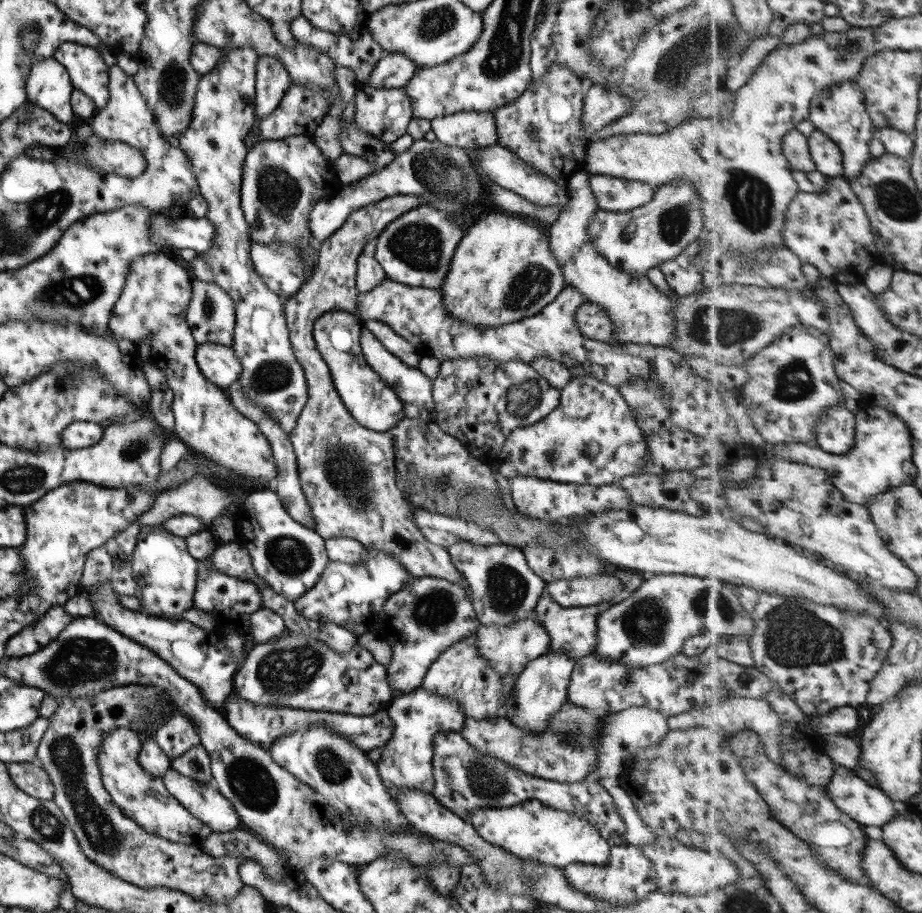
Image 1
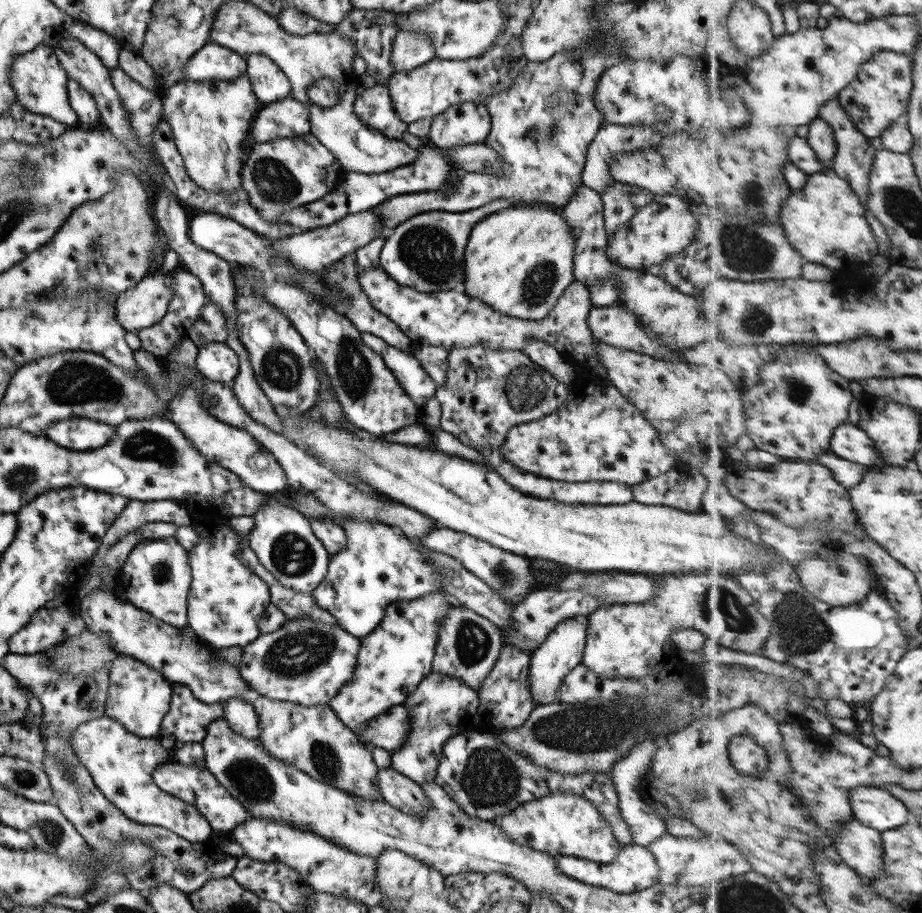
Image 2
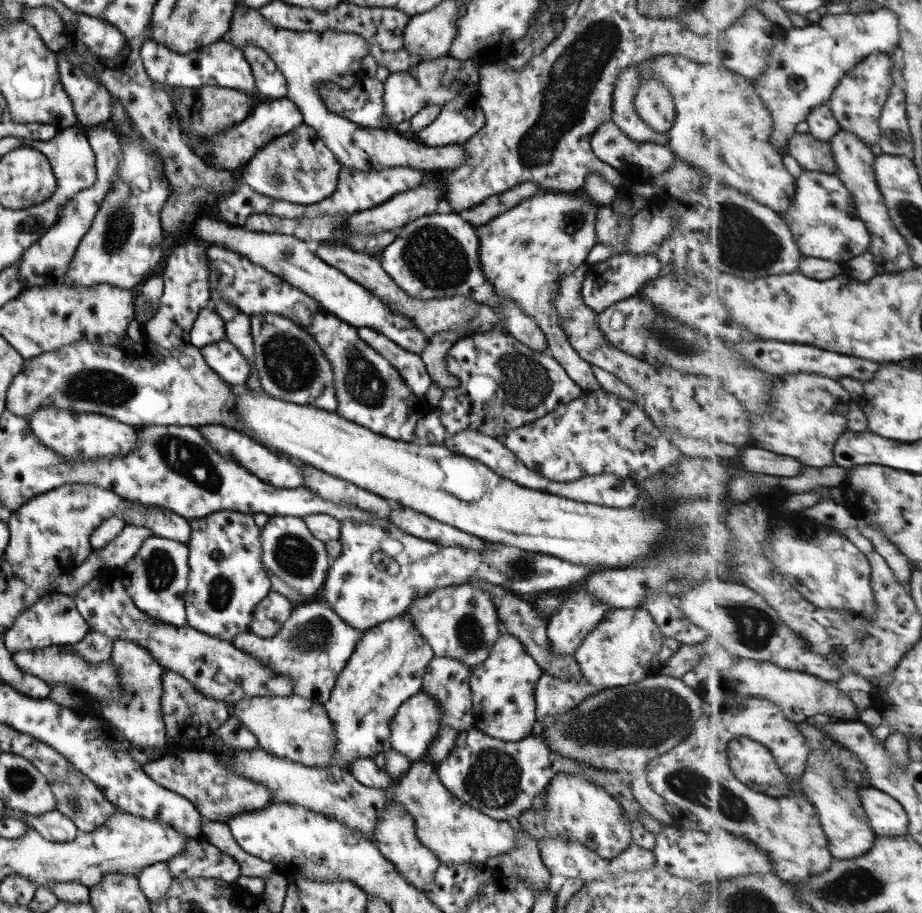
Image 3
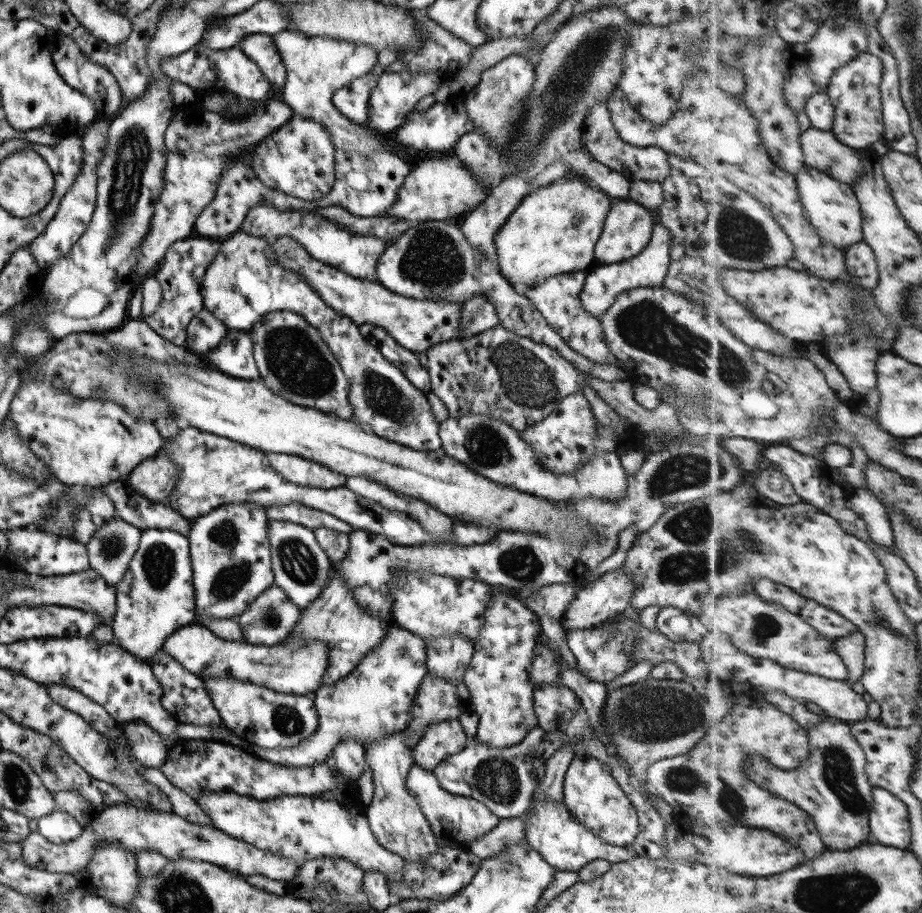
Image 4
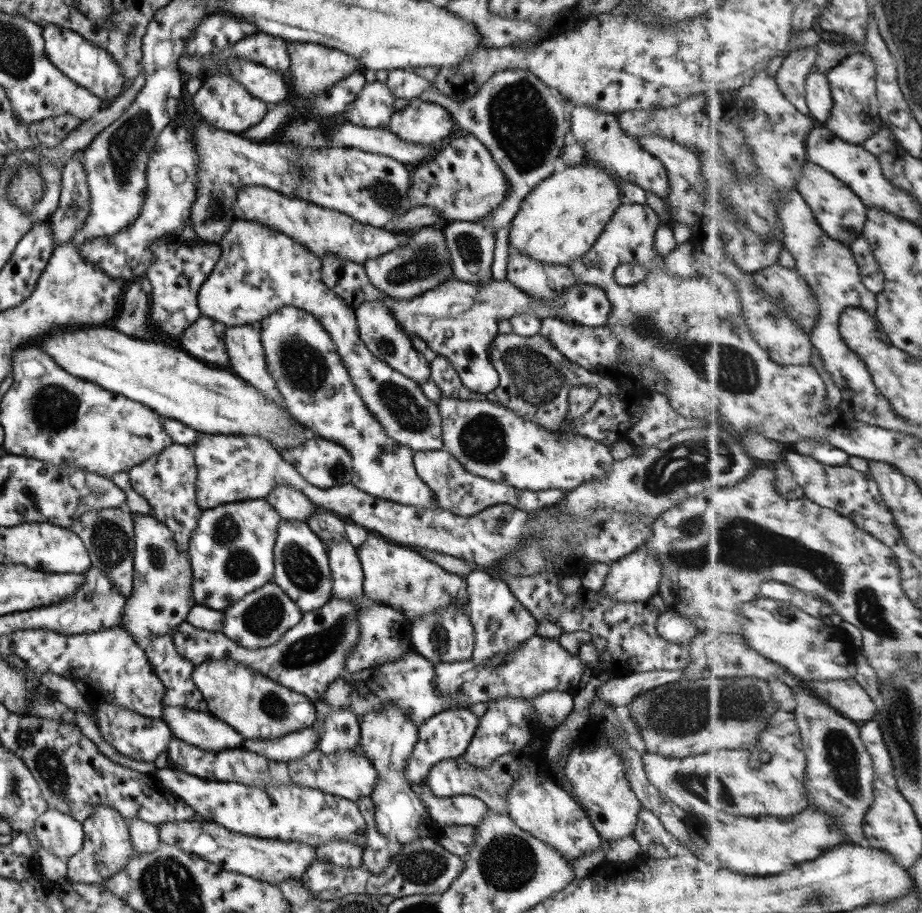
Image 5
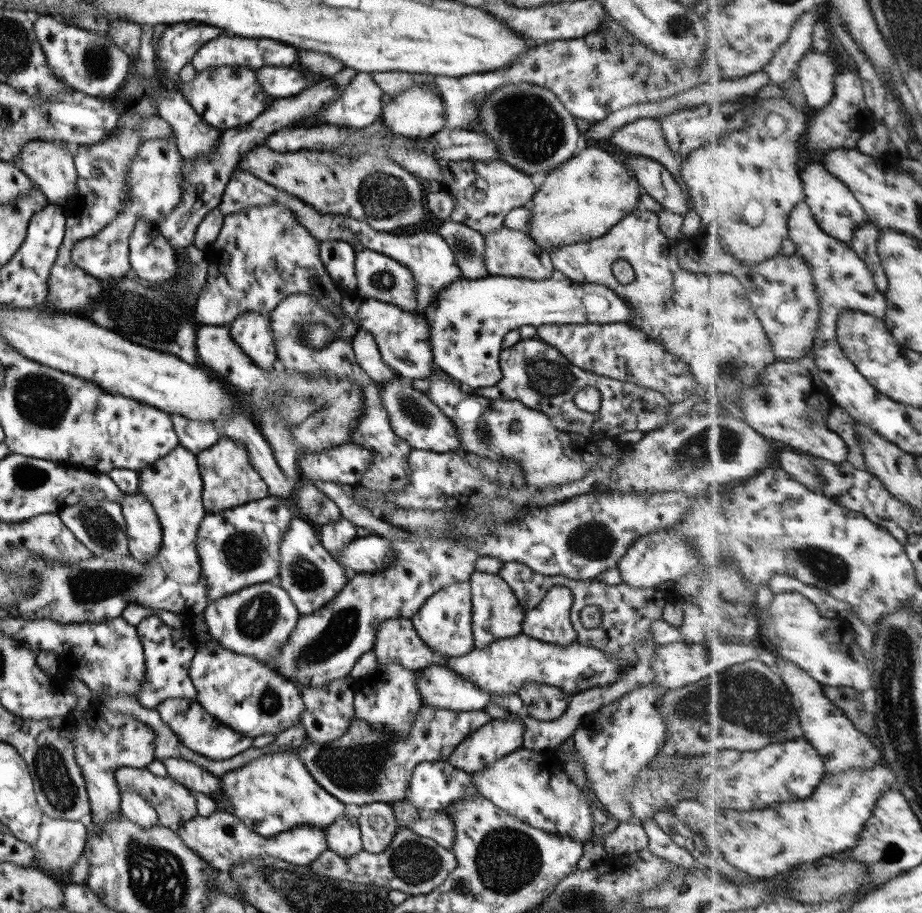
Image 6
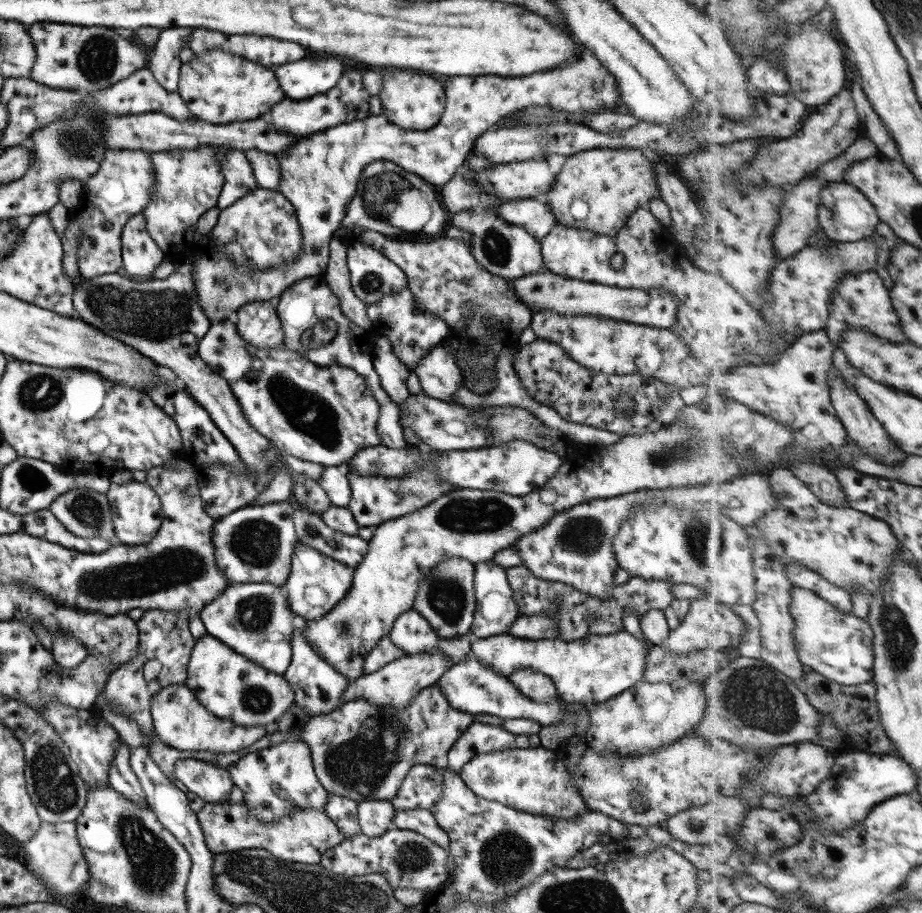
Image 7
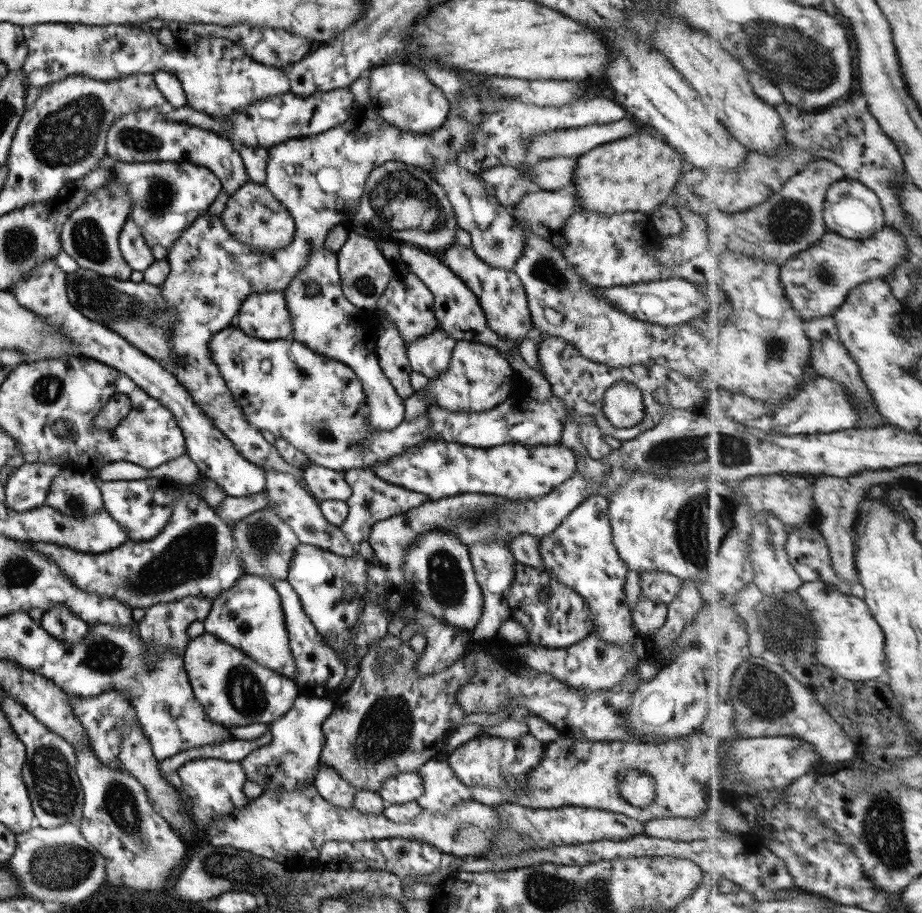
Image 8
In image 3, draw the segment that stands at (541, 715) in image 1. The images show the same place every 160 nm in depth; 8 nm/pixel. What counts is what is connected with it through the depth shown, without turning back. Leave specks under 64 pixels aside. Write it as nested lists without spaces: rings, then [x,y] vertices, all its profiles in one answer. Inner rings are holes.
[[[584,590],[569,594],[546,622],[550,652],[556,656],[573,655],[585,635],[593,630],[609,609],[613,608],[601,604]]]

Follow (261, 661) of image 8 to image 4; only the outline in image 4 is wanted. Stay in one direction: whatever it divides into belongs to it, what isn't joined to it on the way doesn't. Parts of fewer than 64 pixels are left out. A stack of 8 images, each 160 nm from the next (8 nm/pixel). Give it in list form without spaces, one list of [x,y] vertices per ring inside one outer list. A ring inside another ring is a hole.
[[[273,583],[235,621],[242,630],[243,642],[271,646],[288,638],[299,613],[300,608]]]

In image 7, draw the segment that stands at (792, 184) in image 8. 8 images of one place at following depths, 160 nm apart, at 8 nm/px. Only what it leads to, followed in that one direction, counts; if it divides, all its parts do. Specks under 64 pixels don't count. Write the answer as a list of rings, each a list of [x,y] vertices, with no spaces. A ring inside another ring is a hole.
[[[863,137],[859,138],[841,156],[834,158],[831,162],[817,169],[816,172],[813,172],[815,175],[802,179],[799,184],[790,186],[789,192],[785,195],[786,199],[783,206],[780,206],[780,223],[774,232],[774,247],[779,258],[784,259],[801,252],[808,246],[810,236],[822,230],[818,214],[821,192],[823,192],[824,186],[827,186],[829,182],[844,182],[847,169],[851,164],[878,155],[879,151],[875,142]]]

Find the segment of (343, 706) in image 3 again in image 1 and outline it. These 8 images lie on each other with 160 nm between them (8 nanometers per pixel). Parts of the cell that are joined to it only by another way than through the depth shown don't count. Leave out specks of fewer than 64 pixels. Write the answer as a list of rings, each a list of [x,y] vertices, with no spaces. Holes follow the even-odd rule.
[[[411,577],[396,593],[390,594],[382,604],[380,622],[385,624],[389,631],[385,638],[392,648],[390,663],[385,667],[385,676],[392,698],[400,694],[407,694],[420,686],[425,672],[432,662],[444,650],[462,638],[469,636],[478,627],[476,613],[472,609],[470,600],[466,597],[462,586],[453,584],[448,580],[435,577]]]

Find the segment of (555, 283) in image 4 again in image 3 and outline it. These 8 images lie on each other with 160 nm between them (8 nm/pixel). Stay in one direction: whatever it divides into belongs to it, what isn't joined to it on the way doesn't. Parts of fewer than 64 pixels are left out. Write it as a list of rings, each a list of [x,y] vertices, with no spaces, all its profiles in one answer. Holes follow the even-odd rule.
[[[587,263],[580,264],[571,274],[564,276],[557,287],[554,300],[560,327],[566,334],[573,350],[590,365],[601,368],[624,382],[635,395],[637,407],[652,421],[656,429],[667,427],[671,435],[692,437],[696,440],[722,440],[735,446],[747,448],[750,445],[751,426],[741,400],[725,390],[721,377],[683,374],[667,367],[655,368],[633,355],[615,348],[598,329],[597,313],[587,308],[579,294]]]

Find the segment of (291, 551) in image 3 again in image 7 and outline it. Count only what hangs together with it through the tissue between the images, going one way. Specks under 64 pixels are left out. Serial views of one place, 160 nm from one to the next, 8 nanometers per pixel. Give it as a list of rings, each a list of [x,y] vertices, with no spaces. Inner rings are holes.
[[[297,541],[290,558],[290,571],[281,586],[290,611],[302,616],[306,621],[323,616],[345,596],[351,586],[353,571],[353,568],[319,554],[313,547]]]

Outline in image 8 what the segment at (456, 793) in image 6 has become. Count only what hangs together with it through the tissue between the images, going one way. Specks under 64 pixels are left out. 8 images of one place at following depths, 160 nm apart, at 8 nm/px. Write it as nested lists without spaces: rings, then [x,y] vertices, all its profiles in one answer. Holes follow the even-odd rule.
[[[401,772],[390,776],[377,790],[386,804],[416,801],[423,792],[422,778],[417,772]]]

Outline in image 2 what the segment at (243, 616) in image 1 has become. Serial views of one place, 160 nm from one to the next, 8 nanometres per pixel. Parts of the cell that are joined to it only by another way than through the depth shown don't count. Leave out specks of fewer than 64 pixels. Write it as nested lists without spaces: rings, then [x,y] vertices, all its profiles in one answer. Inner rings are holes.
[[[192,522],[197,544],[188,551],[191,582],[186,596],[186,621],[195,634],[215,649],[243,647],[259,636],[259,615],[270,603],[267,585],[236,559],[236,552],[247,545],[247,535],[239,535],[229,524],[204,526]]]

